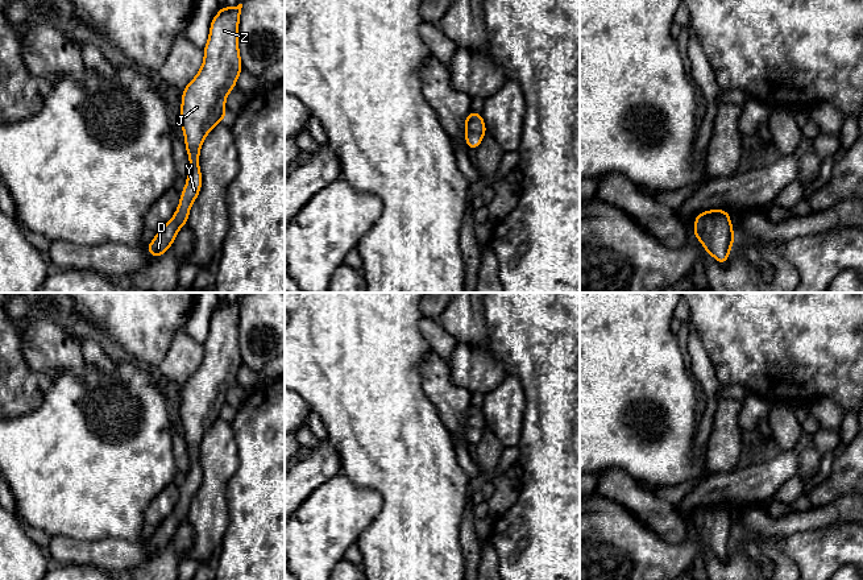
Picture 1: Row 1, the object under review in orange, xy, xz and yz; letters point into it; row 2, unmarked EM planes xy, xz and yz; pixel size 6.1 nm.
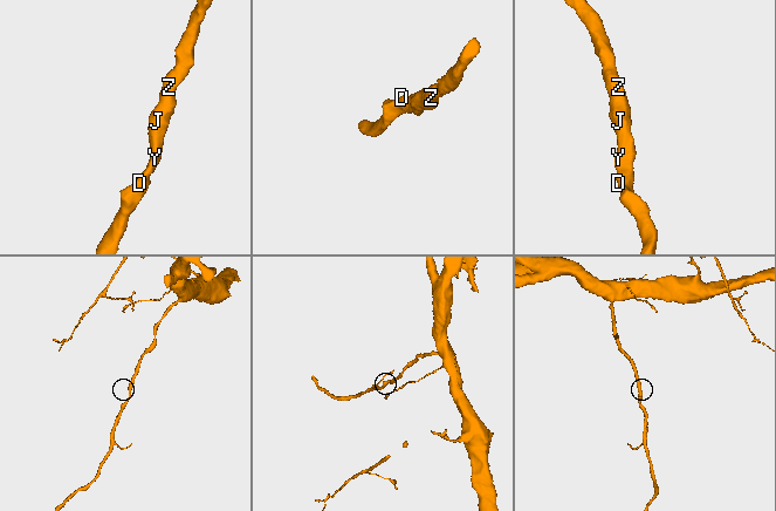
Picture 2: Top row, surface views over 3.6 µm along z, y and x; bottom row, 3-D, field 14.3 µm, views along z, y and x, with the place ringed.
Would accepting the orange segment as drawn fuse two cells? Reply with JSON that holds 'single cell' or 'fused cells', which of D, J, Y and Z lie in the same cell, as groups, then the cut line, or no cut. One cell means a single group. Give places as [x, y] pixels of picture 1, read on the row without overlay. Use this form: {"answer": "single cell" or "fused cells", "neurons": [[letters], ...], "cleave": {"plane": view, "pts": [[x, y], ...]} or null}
{"answer": "single cell", "neurons": [["D", "J", "Y", "Z"]], "cleave": null}

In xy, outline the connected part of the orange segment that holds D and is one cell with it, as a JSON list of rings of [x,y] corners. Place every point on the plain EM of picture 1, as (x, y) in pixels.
[[[242,299],[233,303],[220,302],[219,308],[212,314],[208,337],[203,344],[204,357],[196,372],[183,384],[179,414],[190,468],[174,511],[146,540],[146,546],[154,552],[154,556],[170,546],[178,526],[187,519],[191,501],[198,493],[203,477],[199,461],[200,442],[211,424],[228,413],[225,393],[236,384],[237,373],[244,365],[238,347],[241,303]]]

